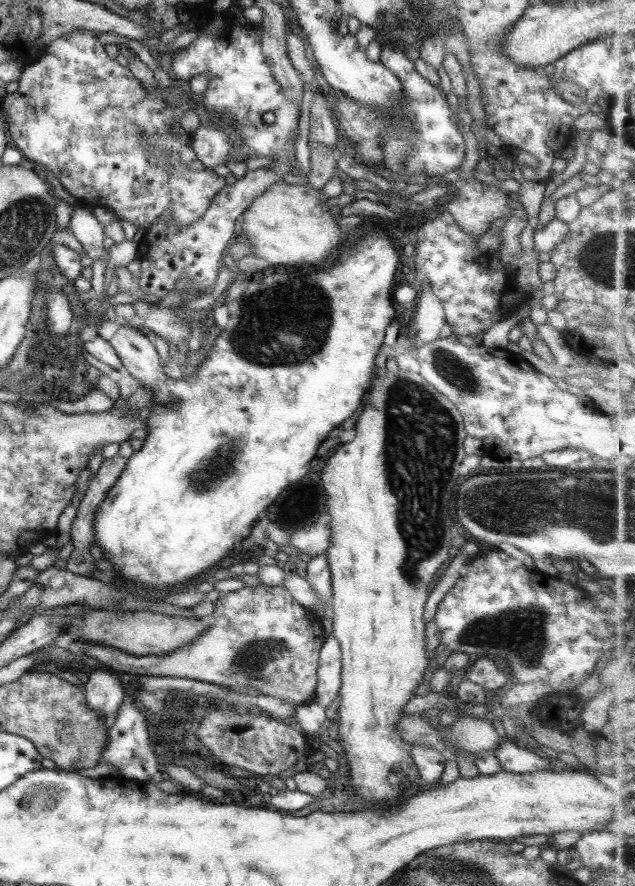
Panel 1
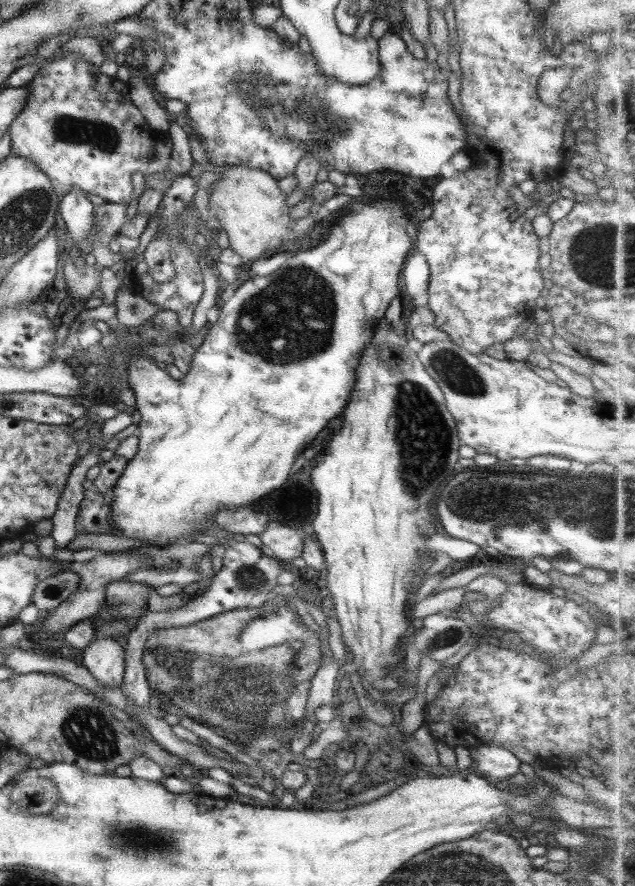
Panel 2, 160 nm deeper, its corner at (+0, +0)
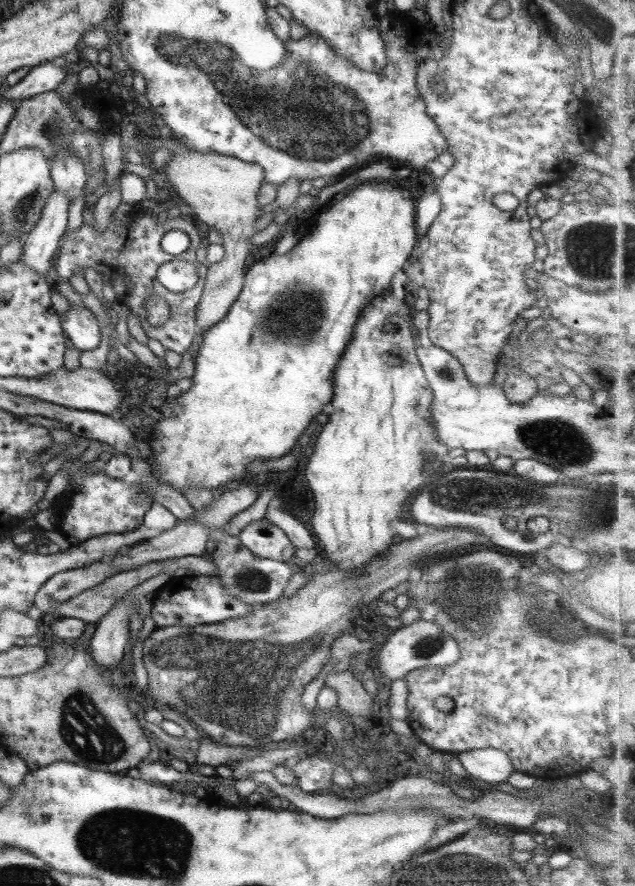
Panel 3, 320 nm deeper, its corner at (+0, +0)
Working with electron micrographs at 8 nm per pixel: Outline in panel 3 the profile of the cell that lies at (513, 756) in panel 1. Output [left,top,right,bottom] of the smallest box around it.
[455,748,513,784]

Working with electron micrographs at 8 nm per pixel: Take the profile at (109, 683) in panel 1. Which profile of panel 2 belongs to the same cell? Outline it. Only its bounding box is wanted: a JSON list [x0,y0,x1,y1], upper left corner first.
[81,637,124,687]

